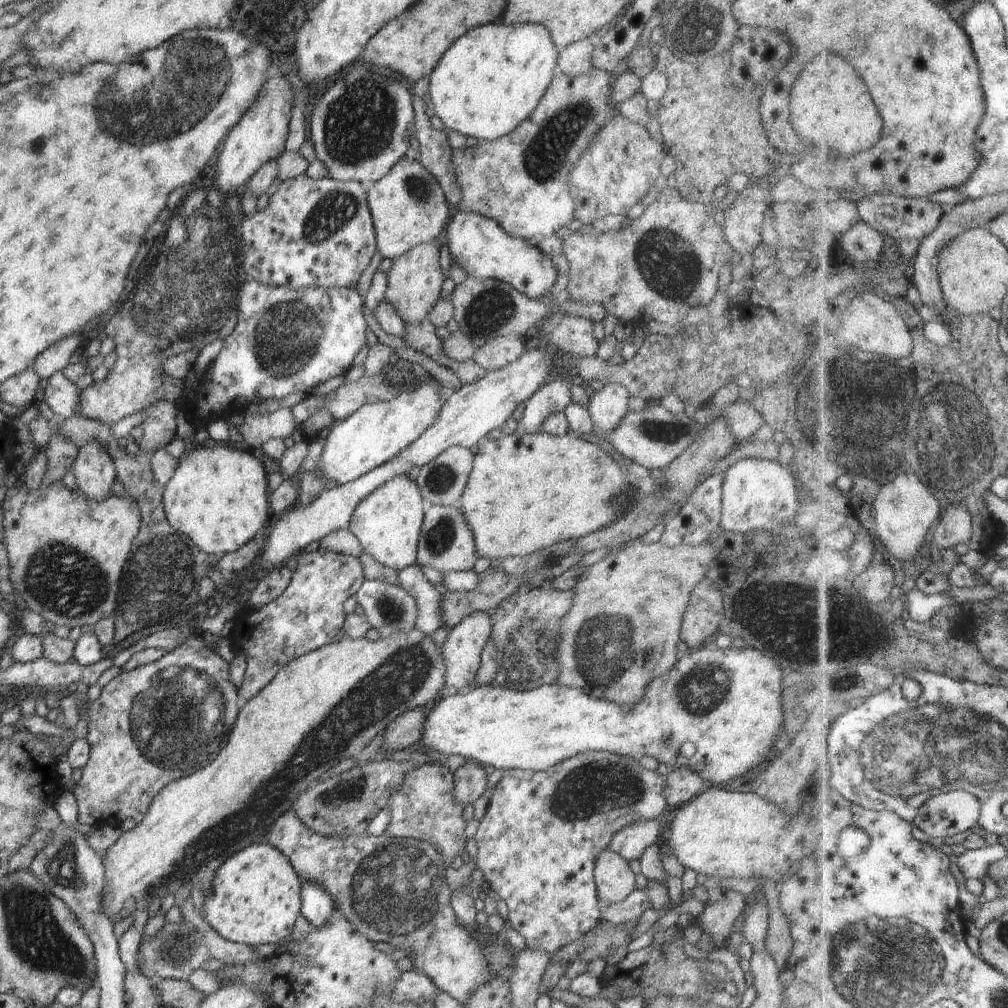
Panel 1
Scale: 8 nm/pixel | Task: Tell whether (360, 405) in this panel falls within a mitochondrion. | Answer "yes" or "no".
no

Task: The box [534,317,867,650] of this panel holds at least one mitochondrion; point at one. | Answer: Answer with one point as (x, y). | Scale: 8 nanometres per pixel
(655, 429)

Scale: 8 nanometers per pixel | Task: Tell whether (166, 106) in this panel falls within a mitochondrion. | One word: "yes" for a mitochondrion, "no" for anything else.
yes

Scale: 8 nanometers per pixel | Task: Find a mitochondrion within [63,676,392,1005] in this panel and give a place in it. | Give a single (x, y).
(176, 949)

